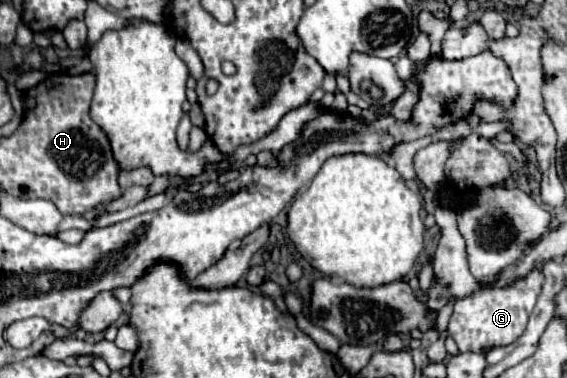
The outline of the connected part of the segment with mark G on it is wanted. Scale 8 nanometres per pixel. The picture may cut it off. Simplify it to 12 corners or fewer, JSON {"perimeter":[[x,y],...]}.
{"perimeter":[[535,269],[459,299],[449,335],[485,355],[521,337],[541,293]]}

